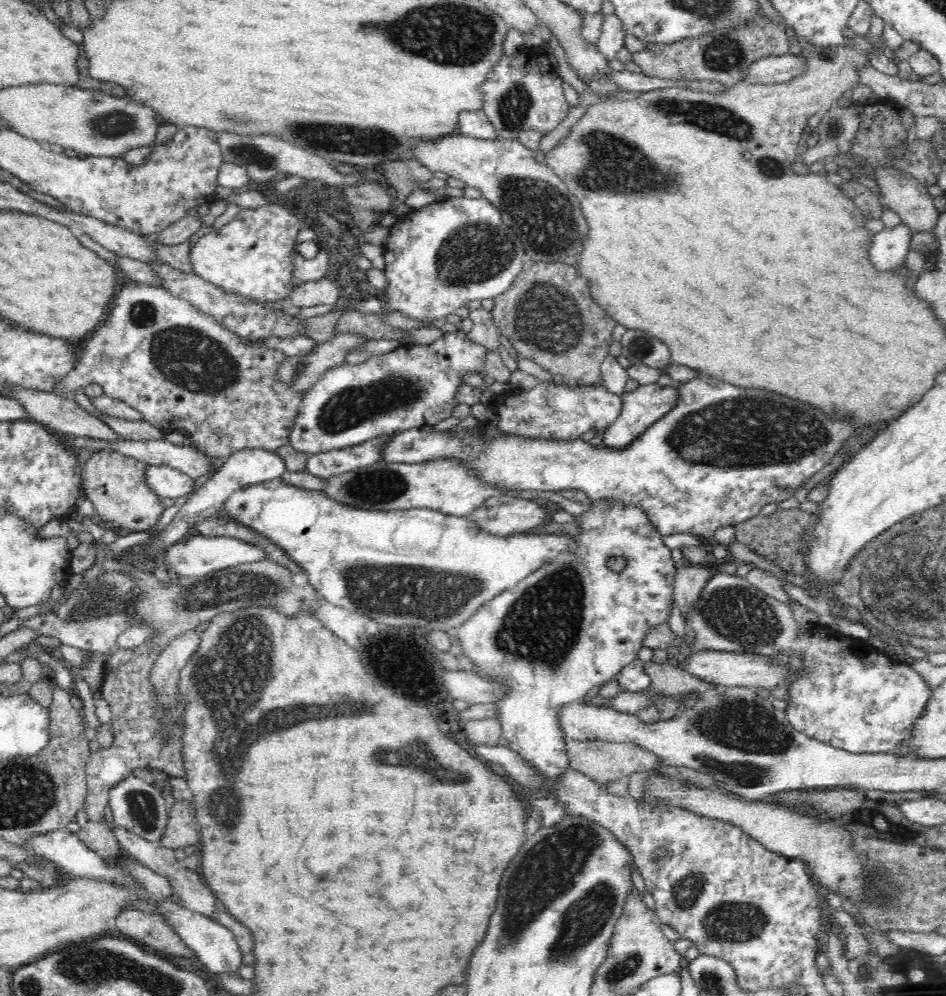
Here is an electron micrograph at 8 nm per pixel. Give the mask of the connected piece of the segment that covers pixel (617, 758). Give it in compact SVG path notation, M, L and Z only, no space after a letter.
M566 738L569 768L590 777L597 783L606 785L609 782L629 776L634 772L652 770L658 766L658 757L634 743L608 743L602 741L576 742Z

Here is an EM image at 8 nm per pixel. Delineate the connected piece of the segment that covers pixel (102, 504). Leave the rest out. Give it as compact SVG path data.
M122 453L93 454L82 466L85 496L93 502L96 516L102 520L103 527L119 528L120 531L140 532L158 524L158 518L164 508L158 501L158 495L146 485L146 463Z

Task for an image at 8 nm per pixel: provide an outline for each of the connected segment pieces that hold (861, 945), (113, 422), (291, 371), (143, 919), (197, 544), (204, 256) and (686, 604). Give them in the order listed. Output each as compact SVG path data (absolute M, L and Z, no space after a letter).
M832 910L833 918L845 928L847 932L847 942L844 943L846 959L854 959L858 956L866 957L872 948L872 943L868 940L858 921L845 910Z
M102 412L95 418L100 419L102 423L112 428L112 431L116 432L116 435L120 435L122 439L147 441L164 439L165 436L165 433L160 429L144 420L134 422L116 416L109 416Z
M340 334L316 344L310 353L287 356L275 373L275 382L281 382L304 395L329 369L345 363L348 352L358 349L366 342L366 337Z
M126 906L118 912L117 927L124 934L128 932L127 938L132 942L154 948L158 954L170 954L177 959L196 956L160 914Z
M196 532L182 542L169 546L164 553L167 555L170 568L179 576L204 576L206 573L214 572L215 570L269 559L264 549L256 544L236 537L207 537Z
M266 202L265 205L256 209L242 208L238 215L234 217L232 221L228 222L228 224L221 228L214 228L213 231L202 237L195 237L192 239L190 252L188 252L188 259L190 259L190 263L192 263L192 270L194 273L205 281L219 286L224 292L237 293L243 297L254 298L257 302L262 300L280 300L280 298L288 296L288 292L293 289L292 285L290 285L292 284L292 281L290 281L290 278L292 278L292 250L294 249L294 246L296 246L294 240L296 240L296 234L298 234L298 232L300 232L300 220L298 220L298 217L296 218L296 216L284 208L284 205L280 202Z
M686 562L677 568L673 582L673 602L680 608L684 617L690 615L694 600L700 598L700 590L710 576L710 571L704 565Z

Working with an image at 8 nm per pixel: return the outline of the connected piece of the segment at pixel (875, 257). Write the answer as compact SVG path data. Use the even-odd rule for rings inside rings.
M901 224L891 229L886 227L872 234L872 240L868 240L866 251L868 251L868 261L876 271L903 270L904 260L910 249L911 231L906 225Z

